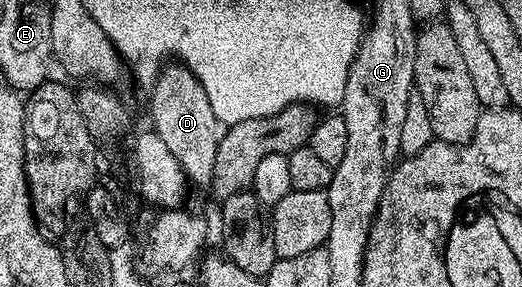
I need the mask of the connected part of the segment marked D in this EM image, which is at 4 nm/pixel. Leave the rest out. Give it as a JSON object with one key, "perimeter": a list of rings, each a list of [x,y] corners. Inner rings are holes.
{"perimeter":[[[182,64],[171,65],[160,70],[159,79],[150,87],[150,125],[155,134],[161,136],[165,148],[173,152],[173,156],[187,173],[188,179],[192,183],[207,184],[210,183],[213,160],[217,156],[221,123],[213,116],[209,96],[205,96],[205,88],[201,88],[201,80],[197,80],[195,73]]]}

